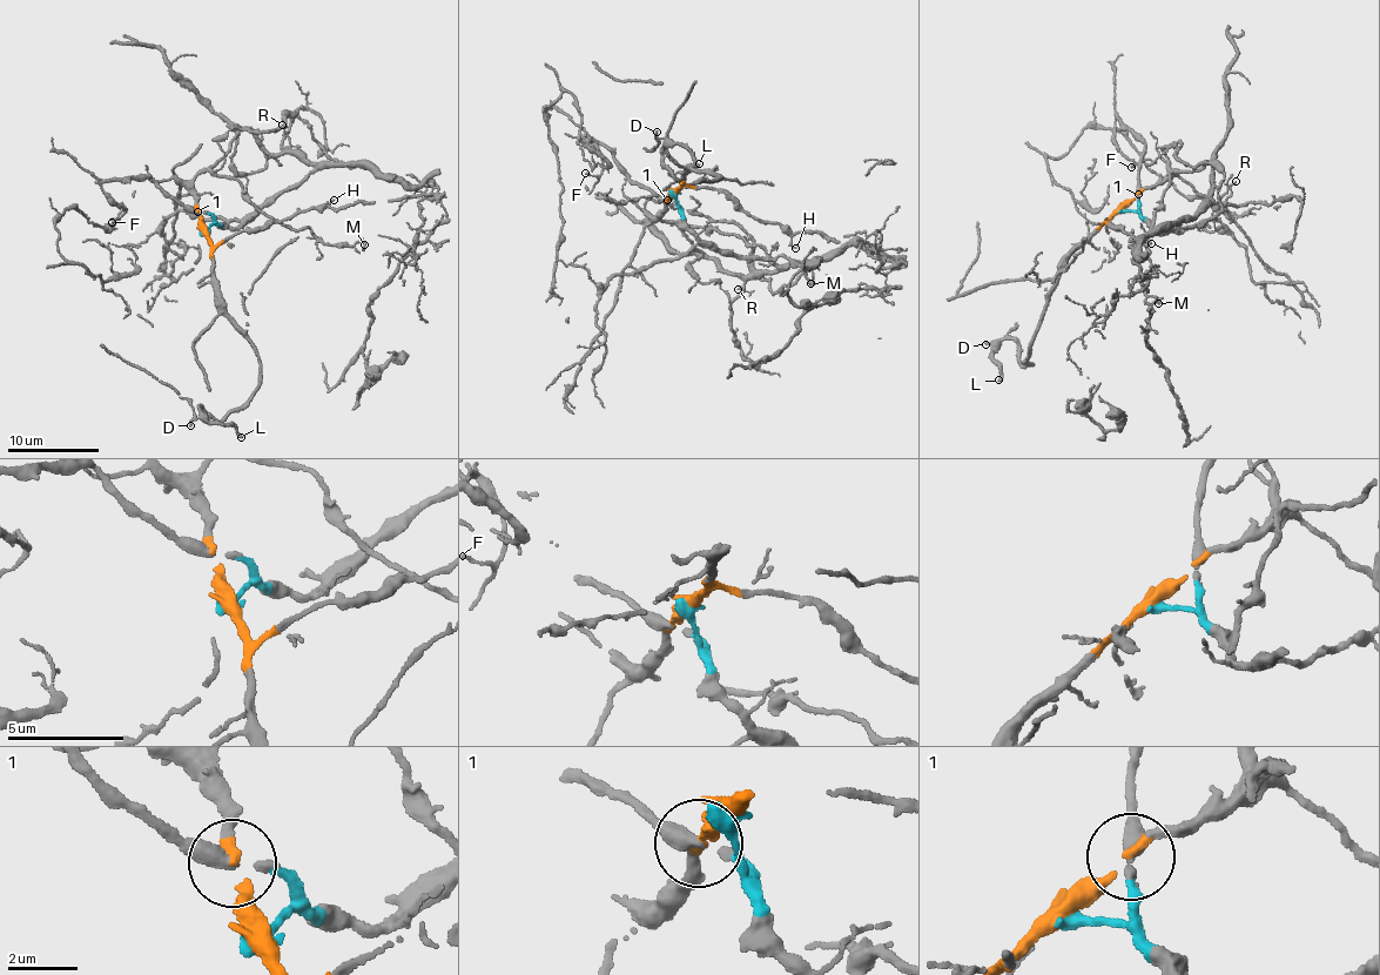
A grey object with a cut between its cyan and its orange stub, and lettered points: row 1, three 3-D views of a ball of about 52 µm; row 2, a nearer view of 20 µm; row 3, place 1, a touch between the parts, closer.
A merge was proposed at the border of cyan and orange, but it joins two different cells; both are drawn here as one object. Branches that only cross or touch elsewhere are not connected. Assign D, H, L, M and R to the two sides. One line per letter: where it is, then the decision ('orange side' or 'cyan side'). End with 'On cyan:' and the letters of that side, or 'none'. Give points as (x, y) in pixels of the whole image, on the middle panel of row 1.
D: at (657, 132); orange side
H: at (795, 248); orange side
L: at (699, 163); orange side
M: at (810, 283); orange side
R: at (738, 289); cyan side
On cyan: R

